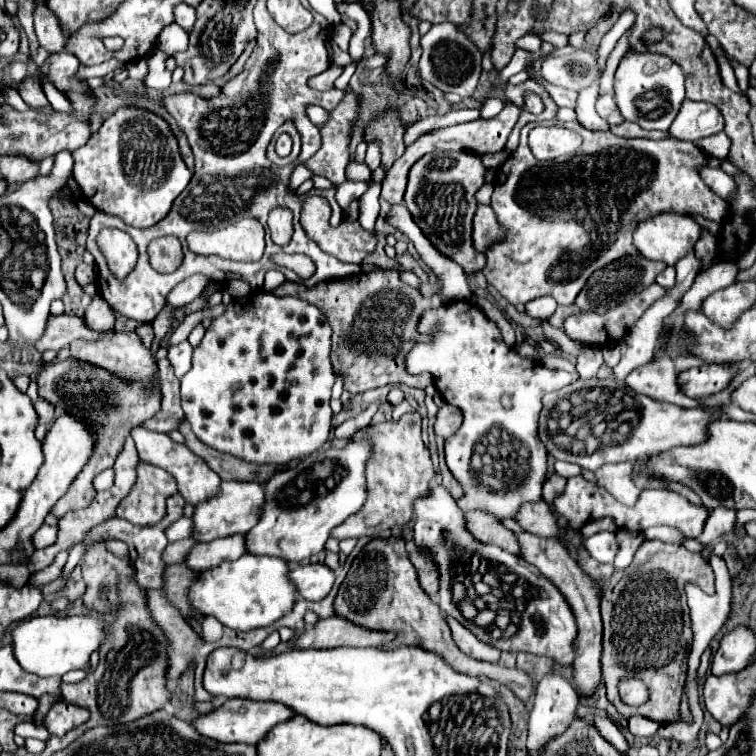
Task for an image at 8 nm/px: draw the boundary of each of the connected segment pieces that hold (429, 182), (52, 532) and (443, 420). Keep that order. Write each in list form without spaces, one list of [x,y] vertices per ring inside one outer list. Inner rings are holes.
[[[433,152],[433,154],[423,156],[411,168],[409,184],[407,184],[407,192],[405,192],[407,208],[413,216],[413,220],[417,220],[417,226],[429,238],[429,242],[443,256],[449,256],[451,260],[461,264],[467,274],[477,274],[485,268],[485,256],[473,248],[473,238],[471,238],[471,234],[473,234],[473,216],[475,216],[475,210],[477,210],[475,192],[481,188],[481,184],[485,184],[485,172],[487,170],[485,170],[481,158],[473,152]]]
[[[43,524],[43,528],[33,536],[35,548],[47,548],[55,540],[57,540],[57,526],[49,526],[49,524]]]
[[[443,404],[441,410],[437,412],[435,434],[443,434],[443,438],[449,438],[459,430],[459,426],[461,426],[461,410],[451,404]]]

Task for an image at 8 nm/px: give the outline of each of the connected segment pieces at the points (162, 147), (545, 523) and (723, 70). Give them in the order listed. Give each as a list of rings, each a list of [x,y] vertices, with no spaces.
[[[133,106],[119,108],[113,116],[109,116],[103,122],[103,126],[87,140],[87,144],[83,148],[77,148],[77,152],[73,152],[73,158],[75,158],[73,176],[81,186],[83,196],[97,210],[119,216],[127,226],[133,228],[151,228],[159,220],[163,220],[169,214],[173,200],[187,188],[191,180],[191,172],[187,170],[179,154],[177,140],[171,134],[169,124],[155,114]]]
[[[545,502],[537,504],[523,504],[517,522],[531,534],[537,534],[541,538],[559,538],[559,524],[557,516]]]
[[[725,56],[719,57],[717,58],[717,62],[719,66],[719,74],[724,86],[730,90],[733,90],[734,92],[739,92],[740,94],[746,95],[744,92],[741,92],[740,88],[738,87],[733,68],[727,58]]]

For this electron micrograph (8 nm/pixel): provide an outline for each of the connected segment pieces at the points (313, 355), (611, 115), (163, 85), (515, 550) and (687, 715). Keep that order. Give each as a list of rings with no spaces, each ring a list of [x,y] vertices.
[[[251,290],[247,296],[233,298],[231,304],[225,306],[225,312],[211,322],[203,340],[193,350],[193,366],[181,378],[181,406],[185,410],[185,418],[189,420],[195,436],[201,442],[209,444],[211,448],[215,448],[219,452],[233,454],[233,456],[247,460],[247,462],[281,466],[281,464],[287,464],[289,460],[311,456],[315,450],[319,450],[327,442],[327,436],[329,436],[329,430],[331,430],[333,410],[329,406],[329,400],[331,400],[331,388],[333,388],[333,382],[335,382],[335,374],[333,374],[333,364],[331,364],[329,354],[331,354],[331,326],[329,326],[329,322],[323,316],[321,310],[317,310],[313,304],[309,304],[301,298],[275,296],[275,294],[265,292],[265,290]]]
[[[603,94],[603,96],[597,100],[597,114],[599,114],[603,120],[607,120],[609,124],[621,124],[621,122],[623,122],[623,118],[621,118],[621,114],[619,114],[619,110],[617,110],[617,104],[615,104],[615,100],[613,100],[611,94]]]
[[[151,52],[147,56],[149,72],[143,80],[143,86],[149,90],[167,90],[171,86],[171,72],[165,68],[167,54],[163,52]]]
[[[467,512],[467,528],[471,530],[473,536],[477,536],[485,544],[497,544],[499,548],[511,552],[511,554],[521,554],[521,546],[517,542],[517,536],[507,530],[499,520],[495,520],[491,514],[485,512]]]
[[[687,686],[683,688],[683,696],[681,696],[681,706],[679,706],[679,720],[685,724],[693,724],[693,714],[687,702]]]

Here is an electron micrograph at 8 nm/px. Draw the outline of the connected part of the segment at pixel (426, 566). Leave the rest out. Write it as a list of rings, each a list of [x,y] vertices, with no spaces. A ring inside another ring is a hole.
[[[413,554],[411,562],[417,568],[419,574],[419,584],[421,588],[429,594],[435,596],[439,592],[439,574],[437,574],[437,566],[431,562],[431,558],[423,556],[423,554]]]

